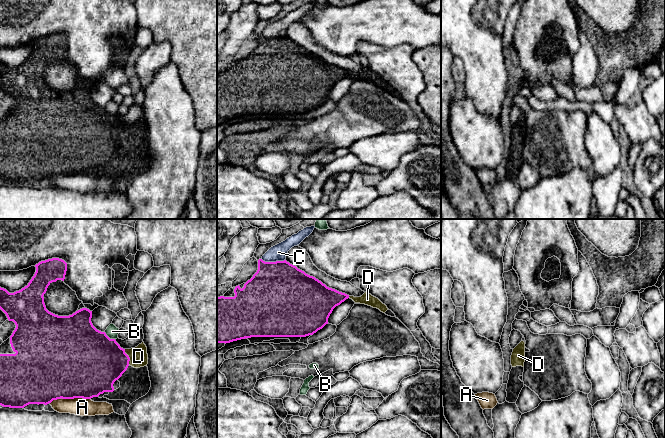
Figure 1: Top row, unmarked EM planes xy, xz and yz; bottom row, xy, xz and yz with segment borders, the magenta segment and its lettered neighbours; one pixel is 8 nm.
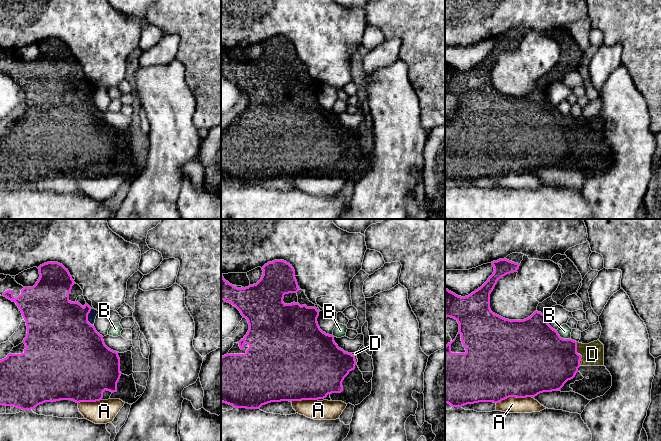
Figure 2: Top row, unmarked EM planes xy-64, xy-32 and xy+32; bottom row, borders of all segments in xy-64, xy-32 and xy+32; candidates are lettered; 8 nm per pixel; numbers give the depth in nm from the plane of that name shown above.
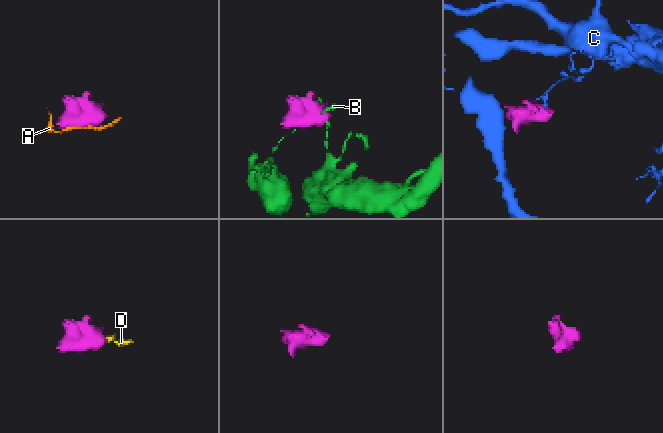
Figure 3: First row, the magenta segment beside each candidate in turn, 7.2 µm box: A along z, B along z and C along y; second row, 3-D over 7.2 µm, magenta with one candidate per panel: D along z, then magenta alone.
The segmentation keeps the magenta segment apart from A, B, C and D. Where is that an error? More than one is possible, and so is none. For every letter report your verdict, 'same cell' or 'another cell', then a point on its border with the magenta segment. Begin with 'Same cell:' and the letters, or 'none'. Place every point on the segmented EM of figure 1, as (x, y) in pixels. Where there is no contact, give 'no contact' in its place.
Same cell: A, D
A: same cell | xy (70, 398)
B: another cell | xy (108, 337)
C: another cell | xz (273, 262)
D: same cell | xy (128, 357)

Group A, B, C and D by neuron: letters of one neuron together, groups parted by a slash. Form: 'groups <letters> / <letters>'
groups A D / B / C

